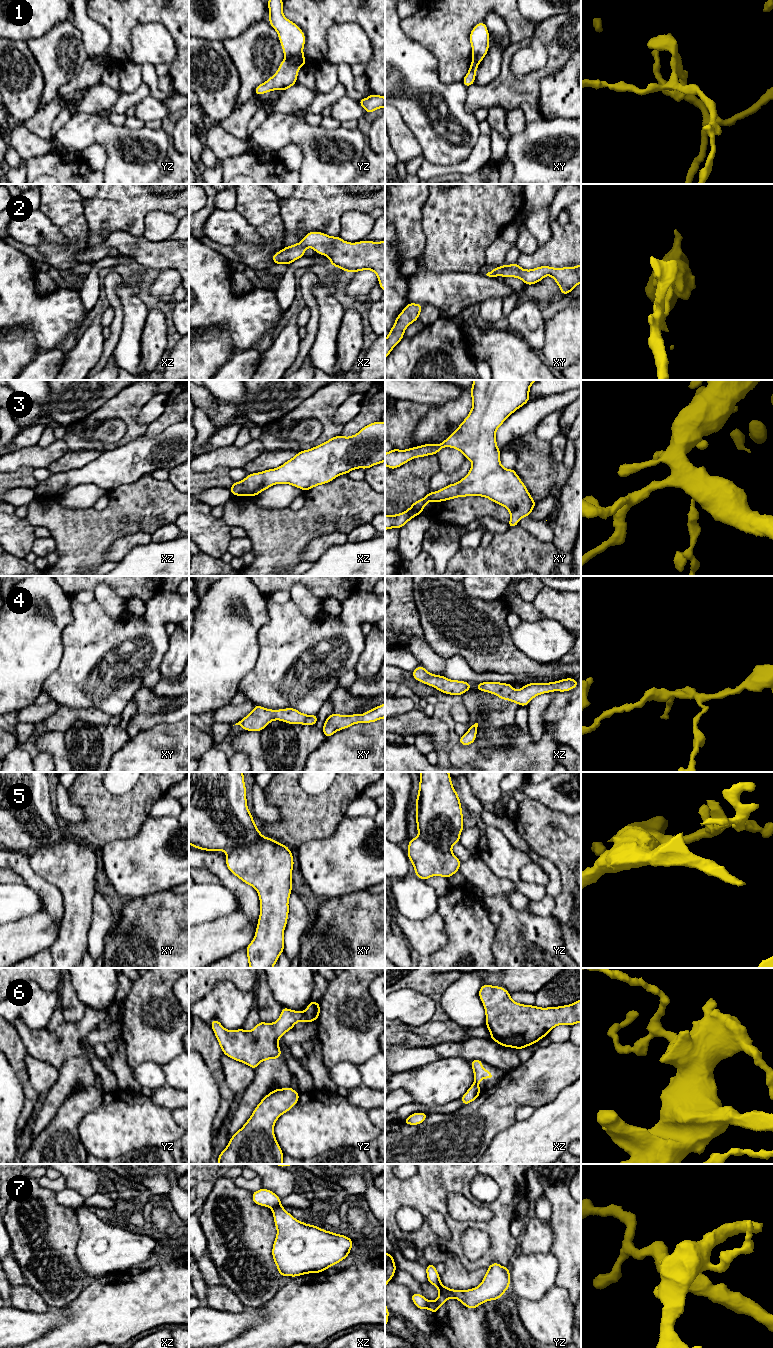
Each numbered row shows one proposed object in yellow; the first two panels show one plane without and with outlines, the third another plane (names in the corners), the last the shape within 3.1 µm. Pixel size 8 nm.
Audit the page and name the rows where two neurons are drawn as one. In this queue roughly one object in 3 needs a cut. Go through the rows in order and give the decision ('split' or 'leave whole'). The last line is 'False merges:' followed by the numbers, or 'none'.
1: split
2: leave whole
3: leave whole
4: leave whole
5: leave whole
6: split
7: split
False merges: 1, 6, 7

